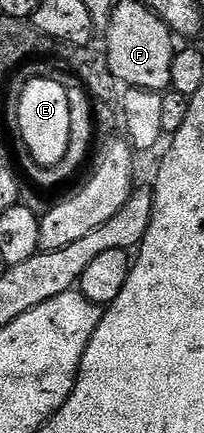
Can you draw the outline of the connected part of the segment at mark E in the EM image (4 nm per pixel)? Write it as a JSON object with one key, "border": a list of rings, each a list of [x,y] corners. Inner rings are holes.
{"border":[[[32,77],[25,87],[19,88],[20,100],[16,103],[16,123],[20,126],[20,139],[28,150],[27,158],[43,167],[53,167],[66,157],[66,148],[70,145],[70,97],[68,87],[60,84],[56,77]]]}

